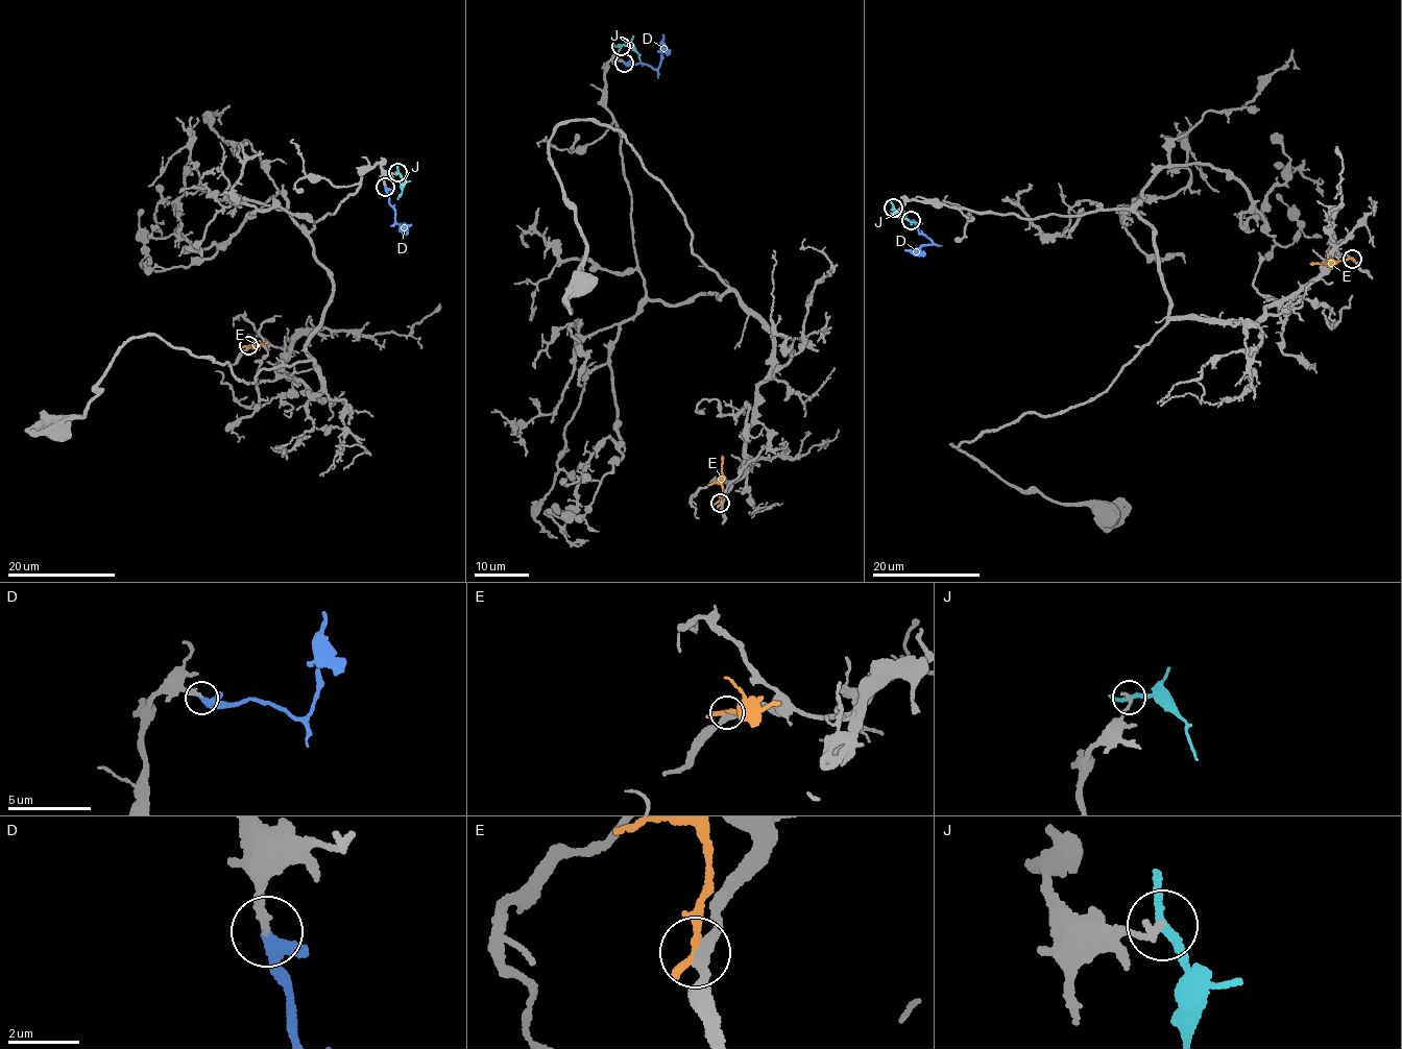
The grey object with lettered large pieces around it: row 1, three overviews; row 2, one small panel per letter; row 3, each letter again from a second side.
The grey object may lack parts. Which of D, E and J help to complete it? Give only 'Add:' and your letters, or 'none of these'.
Add: D

